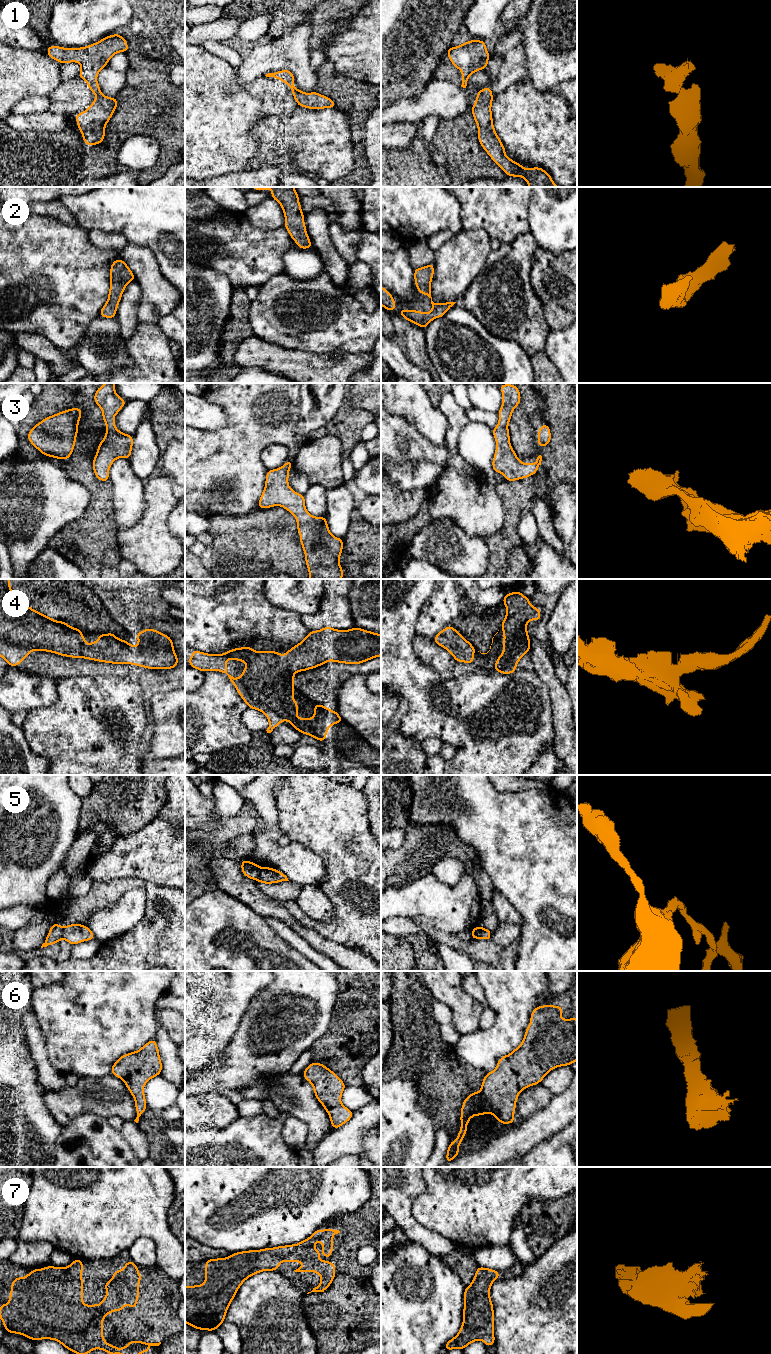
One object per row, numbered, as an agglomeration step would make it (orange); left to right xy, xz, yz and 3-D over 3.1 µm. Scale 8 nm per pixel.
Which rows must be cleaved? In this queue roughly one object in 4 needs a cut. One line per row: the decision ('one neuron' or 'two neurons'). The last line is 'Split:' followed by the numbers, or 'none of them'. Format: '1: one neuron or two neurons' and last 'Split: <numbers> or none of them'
1: one neuron
2: one neuron
3: one neuron
4: one neuron
5: two neurons
6: one neuron
7: one neuron
Split: 5

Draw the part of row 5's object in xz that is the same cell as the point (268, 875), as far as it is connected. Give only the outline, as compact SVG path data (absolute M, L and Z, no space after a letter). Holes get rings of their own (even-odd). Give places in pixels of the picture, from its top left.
M261 867L260 875L257 879L259 883L273 884L284 881L289 881L287 876L281 873L279 870L270 867Z

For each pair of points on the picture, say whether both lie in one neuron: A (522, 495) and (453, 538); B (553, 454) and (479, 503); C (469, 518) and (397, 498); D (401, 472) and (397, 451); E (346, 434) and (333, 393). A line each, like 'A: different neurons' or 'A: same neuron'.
A: different neurons
B: different neurons
C: different neurons
D: different neurons
E: different neurons

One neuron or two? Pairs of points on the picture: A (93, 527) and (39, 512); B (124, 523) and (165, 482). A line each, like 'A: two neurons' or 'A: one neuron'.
A: two neurons
B: two neurons

